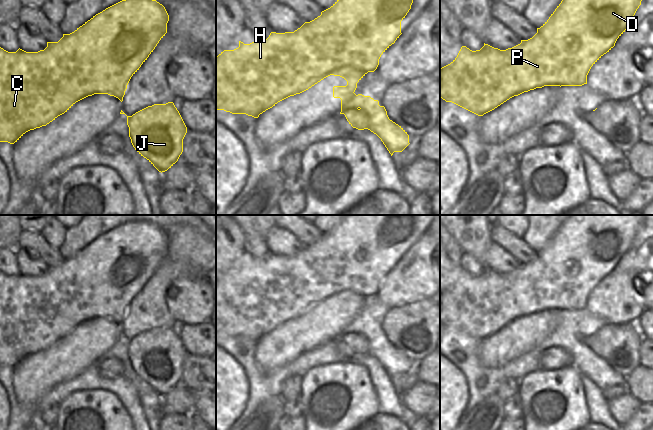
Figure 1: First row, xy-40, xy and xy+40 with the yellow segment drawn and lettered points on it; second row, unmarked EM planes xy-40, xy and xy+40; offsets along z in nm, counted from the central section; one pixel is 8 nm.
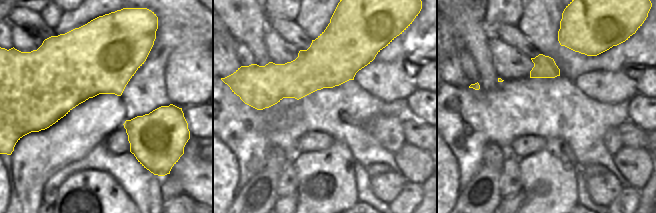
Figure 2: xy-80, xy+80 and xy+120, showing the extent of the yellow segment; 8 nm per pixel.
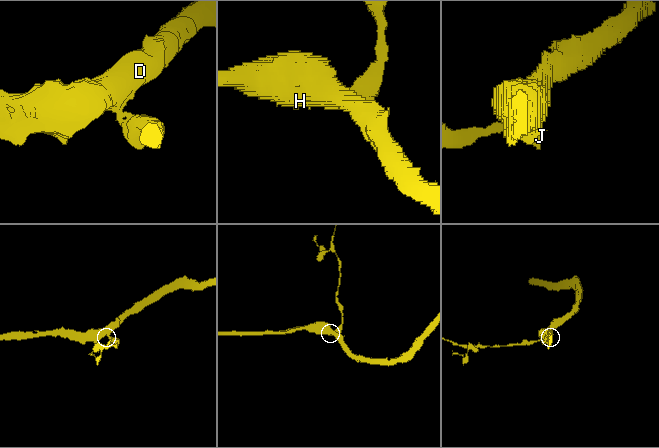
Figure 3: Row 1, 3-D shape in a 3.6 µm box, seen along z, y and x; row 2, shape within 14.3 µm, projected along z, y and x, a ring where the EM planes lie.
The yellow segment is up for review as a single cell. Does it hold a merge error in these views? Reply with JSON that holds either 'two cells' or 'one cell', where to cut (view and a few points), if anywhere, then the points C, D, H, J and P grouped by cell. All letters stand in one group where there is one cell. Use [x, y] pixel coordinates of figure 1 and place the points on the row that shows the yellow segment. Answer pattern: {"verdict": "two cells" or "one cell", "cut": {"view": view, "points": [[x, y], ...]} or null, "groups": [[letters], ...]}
{"verdict": "two cells", "cut": {"view": "xy", "points": [[354, 93], [341, 111]]}, "groups": [["C", "D", "H", "P"], ["J"]]}

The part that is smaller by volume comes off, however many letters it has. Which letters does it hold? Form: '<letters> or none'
J

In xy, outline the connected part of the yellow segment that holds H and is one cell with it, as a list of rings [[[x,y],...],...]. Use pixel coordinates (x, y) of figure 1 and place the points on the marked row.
[[[337,0],[330,8],[321,12],[321,15],[310,22],[305,22],[294,32],[276,33],[271,32],[264,42],[252,42],[244,44],[239,41],[239,47],[234,50],[224,50],[216,56],[216,110],[224,110],[232,114],[246,114],[258,118],[260,114],[275,106],[278,102],[296,94],[300,94],[324,78],[334,75],[340,76],[347,81],[346,86],[334,86],[333,97],[341,99],[341,111],[345,109],[354,94],[357,83],[368,73],[374,72],[381,55],[399,38],[401,33],[401,21],[405,18],[413,0]]]

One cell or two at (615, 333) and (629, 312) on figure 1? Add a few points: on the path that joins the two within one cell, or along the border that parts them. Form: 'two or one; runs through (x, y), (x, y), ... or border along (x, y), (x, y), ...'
two; border along (642, 312), (635, 321), (607, 324)

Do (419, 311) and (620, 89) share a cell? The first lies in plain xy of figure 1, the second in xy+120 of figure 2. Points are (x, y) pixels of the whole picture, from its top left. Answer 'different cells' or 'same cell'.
different cells

